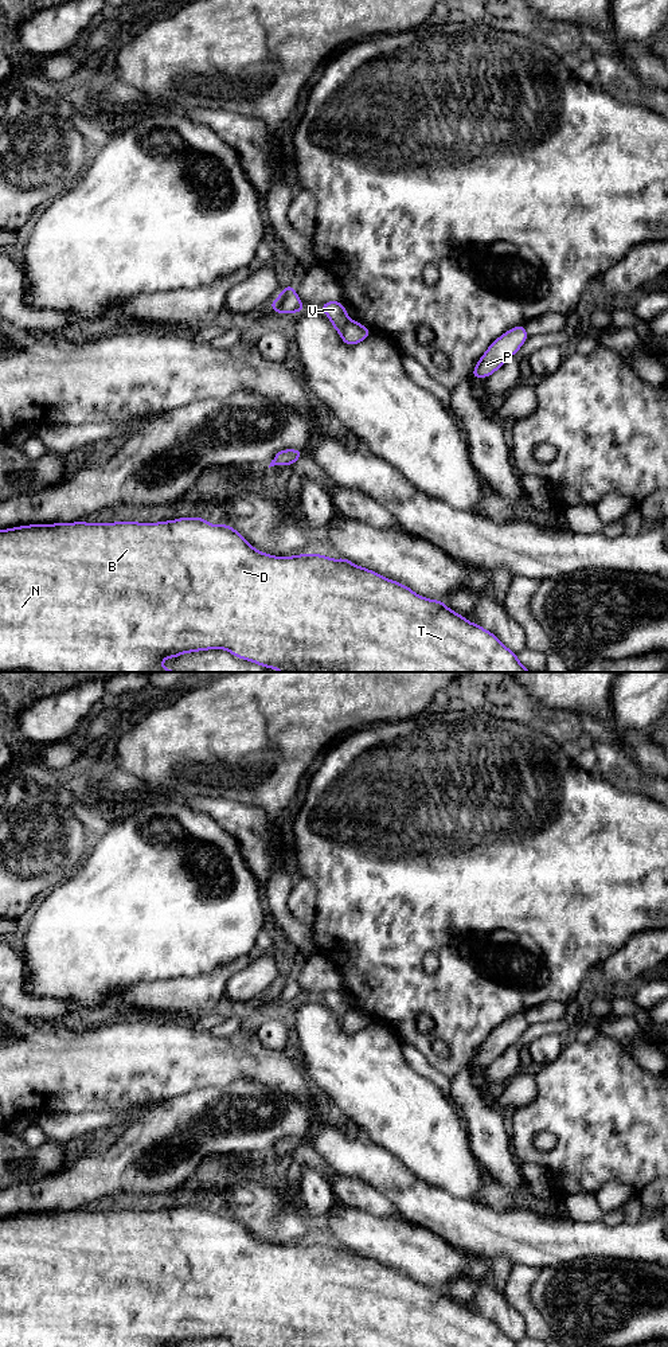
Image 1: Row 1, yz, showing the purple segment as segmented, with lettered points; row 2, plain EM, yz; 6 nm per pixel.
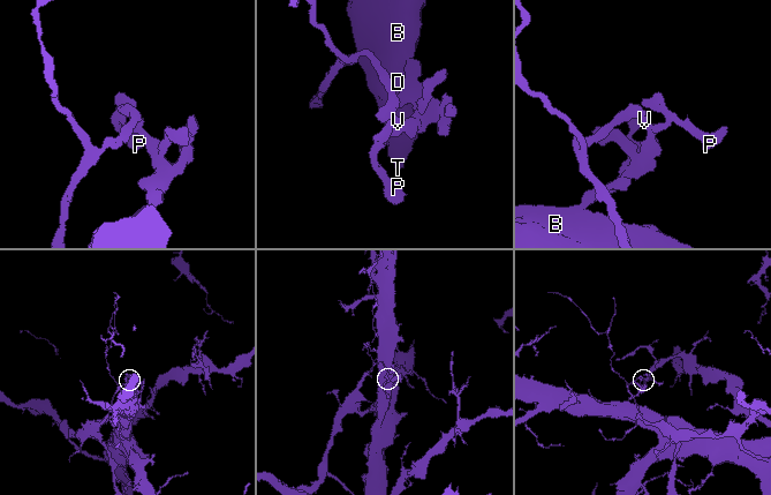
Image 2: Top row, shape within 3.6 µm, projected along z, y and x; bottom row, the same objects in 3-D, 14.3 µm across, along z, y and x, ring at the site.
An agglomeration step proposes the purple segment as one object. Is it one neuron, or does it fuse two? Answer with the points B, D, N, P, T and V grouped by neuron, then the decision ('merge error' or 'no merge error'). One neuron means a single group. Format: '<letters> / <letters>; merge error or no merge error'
B D N P T / V; merge error

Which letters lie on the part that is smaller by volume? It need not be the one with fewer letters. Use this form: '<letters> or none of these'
V

